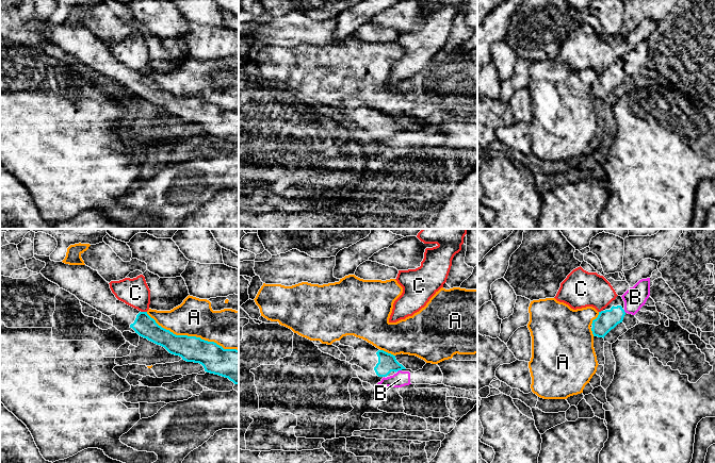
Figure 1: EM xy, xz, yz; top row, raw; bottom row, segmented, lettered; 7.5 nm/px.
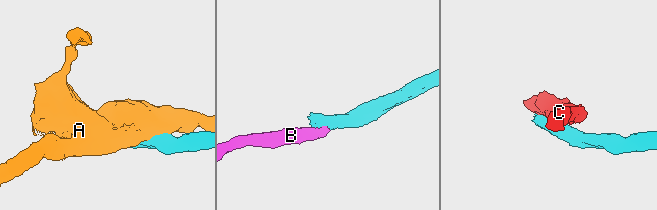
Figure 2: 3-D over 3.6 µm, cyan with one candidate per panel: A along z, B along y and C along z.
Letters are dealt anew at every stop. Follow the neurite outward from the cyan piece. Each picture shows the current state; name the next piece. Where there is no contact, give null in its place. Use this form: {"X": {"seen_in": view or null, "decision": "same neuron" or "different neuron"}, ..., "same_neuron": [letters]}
{"A": {"seen_in": "xy", "decision": "different neuron"}, "B": {"seen_in": "xz", "decision": "different neuron"}, "C": {"seen_in": "xy", "decision": "different neuron"}, "same_neuron": []}

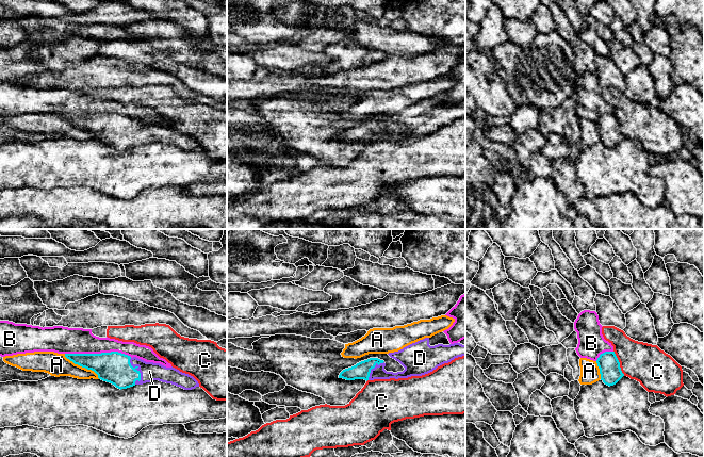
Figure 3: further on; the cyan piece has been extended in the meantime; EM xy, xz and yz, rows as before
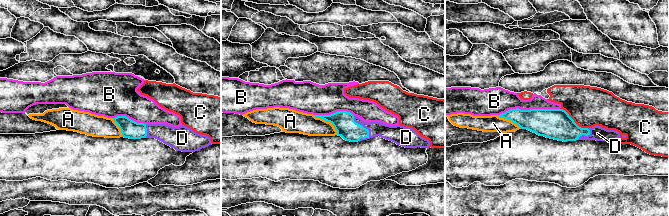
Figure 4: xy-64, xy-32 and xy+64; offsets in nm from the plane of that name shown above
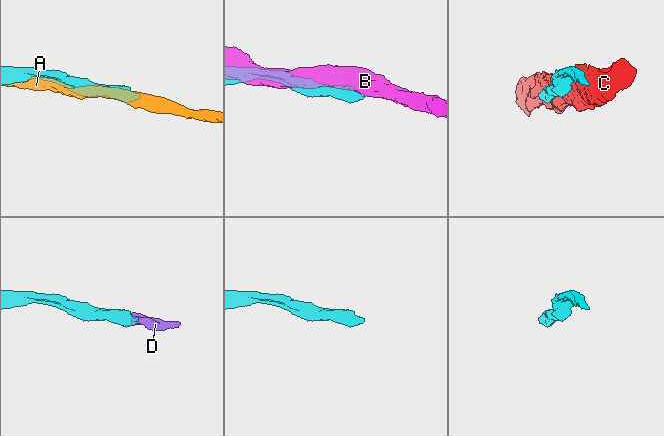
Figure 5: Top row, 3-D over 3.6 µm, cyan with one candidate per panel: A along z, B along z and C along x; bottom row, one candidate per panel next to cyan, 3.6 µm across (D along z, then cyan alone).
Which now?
{"A": {"seen_in": "xy", "decision": "different neuron"}, "B": {"seen_in": "xy", "decision": "different neuron"}, "C": {"seen_in": "yz", "decision": "different neuron"}, "D": {"seen_in": "xy", "decision": "same neuron"}, "same_neuron": ["D"]}

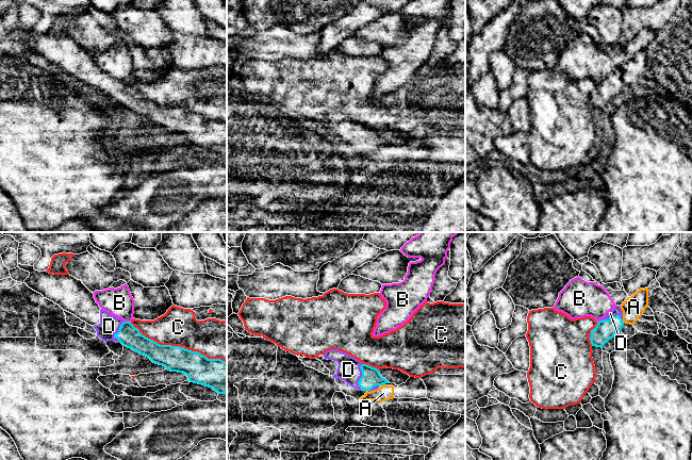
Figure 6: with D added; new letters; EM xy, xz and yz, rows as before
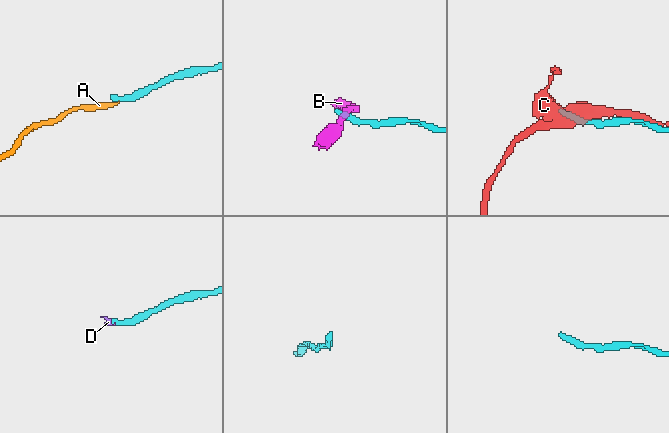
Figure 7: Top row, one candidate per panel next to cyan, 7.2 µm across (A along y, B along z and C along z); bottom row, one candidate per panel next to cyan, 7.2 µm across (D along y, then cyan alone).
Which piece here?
{"A": {"seen_in": "xz", "decision": "different neuron"}, "B": {"seen_in": "xy", "decision": "different neuron"}, "C": {"seen_in": "xy", "decision": "different neuron"}, "D": {"seen_in": "xz", "decision": "same neuron"}, "same_neuron": ["D"]}

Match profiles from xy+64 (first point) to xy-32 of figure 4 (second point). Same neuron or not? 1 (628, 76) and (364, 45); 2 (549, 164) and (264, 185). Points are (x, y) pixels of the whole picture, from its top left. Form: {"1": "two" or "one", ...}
{"1": "one", "2": "two"}

